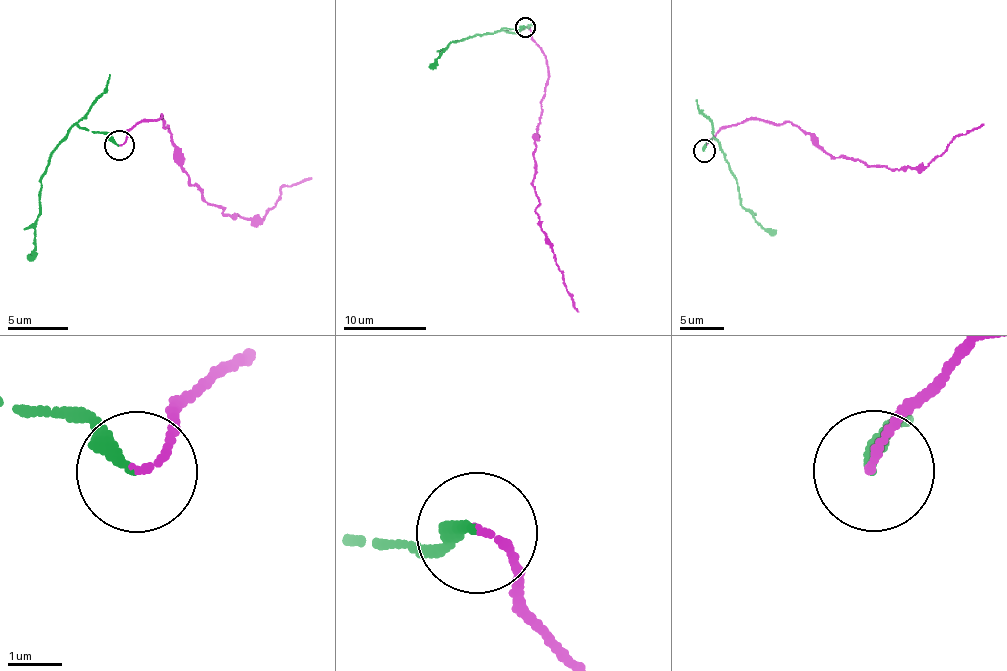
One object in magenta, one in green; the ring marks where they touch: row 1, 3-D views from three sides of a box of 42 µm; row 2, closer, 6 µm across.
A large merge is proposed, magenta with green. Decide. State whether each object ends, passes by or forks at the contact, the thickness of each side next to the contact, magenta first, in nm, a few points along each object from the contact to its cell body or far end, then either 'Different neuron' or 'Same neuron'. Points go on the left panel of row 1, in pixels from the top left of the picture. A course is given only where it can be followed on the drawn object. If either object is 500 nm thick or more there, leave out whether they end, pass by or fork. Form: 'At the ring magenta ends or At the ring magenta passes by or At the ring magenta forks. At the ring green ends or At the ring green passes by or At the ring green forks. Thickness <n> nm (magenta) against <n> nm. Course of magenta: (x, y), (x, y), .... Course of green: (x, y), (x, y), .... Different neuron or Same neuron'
At the ring magenta ends. At the ring green ends. Thickness 130 nm (magenta) against 240 nm. Course of magenta: (118, 145), (144, 121), (164, 117), (189, 184), (224, 214), (262, 220), (283, 186), (312, 178). Course of green: (118, 145), (107, 133), (72, 125), (40, 183), (41, 213), (34, 230), (37, 243), (28, 258). Different neuron

